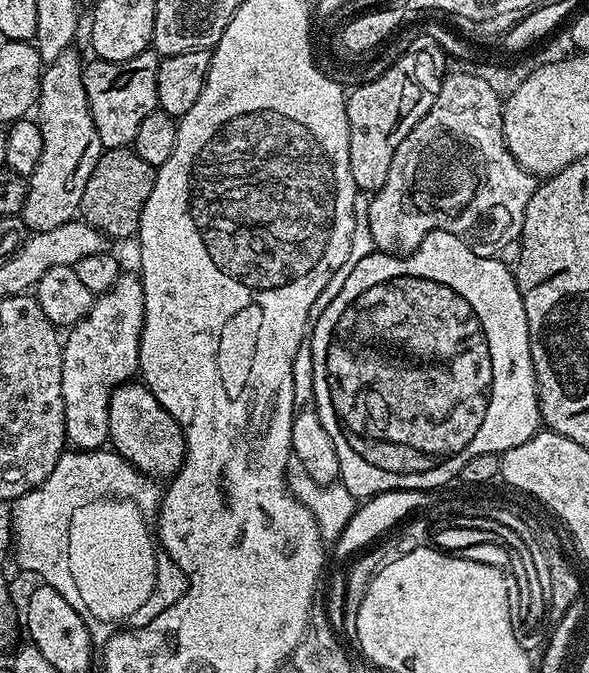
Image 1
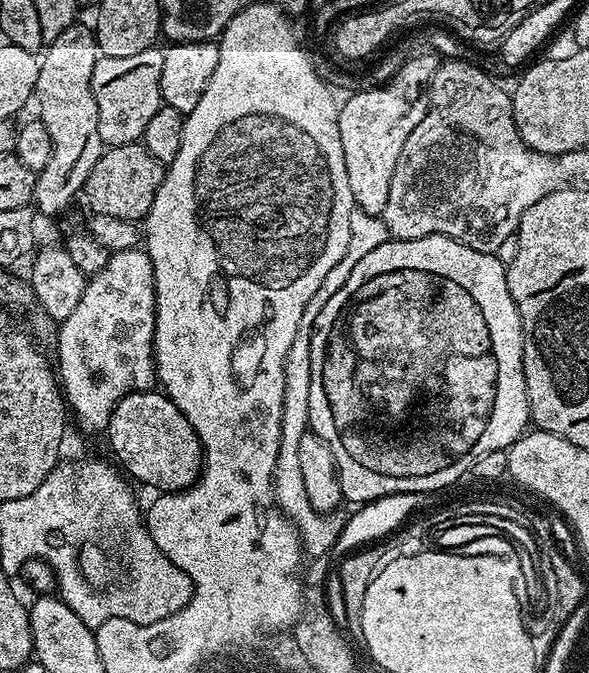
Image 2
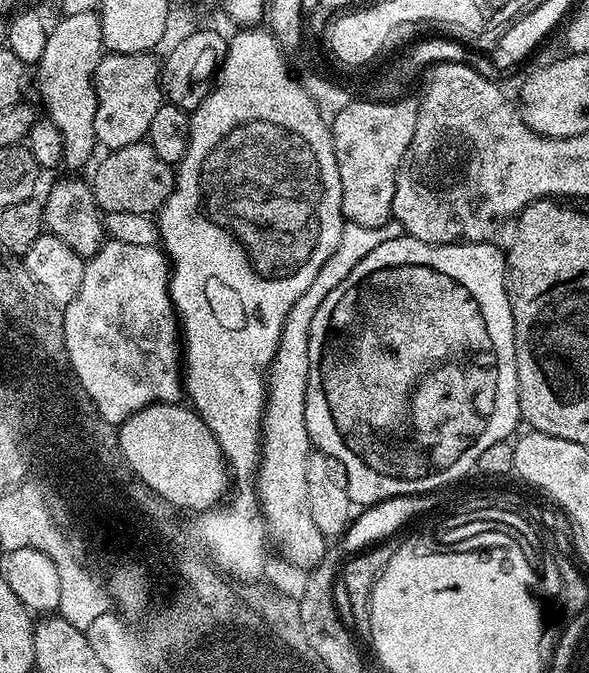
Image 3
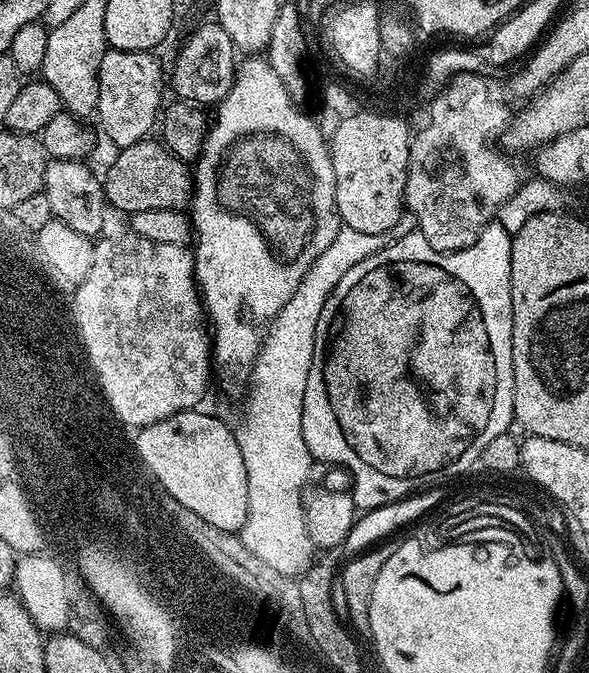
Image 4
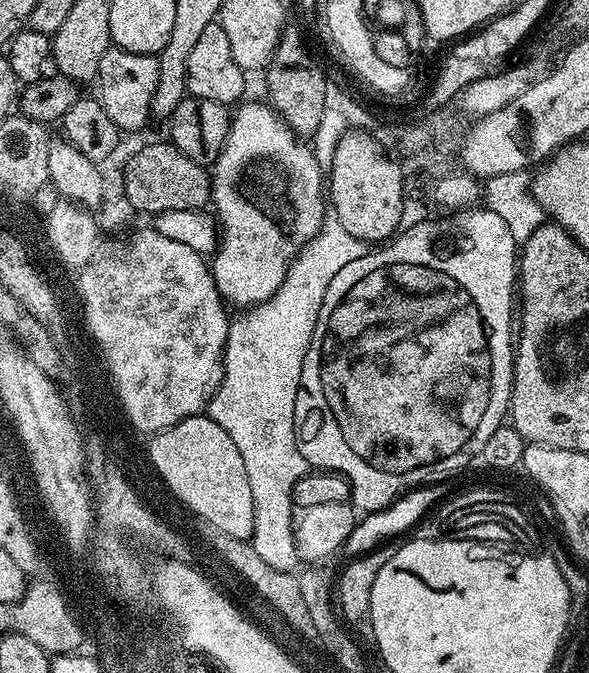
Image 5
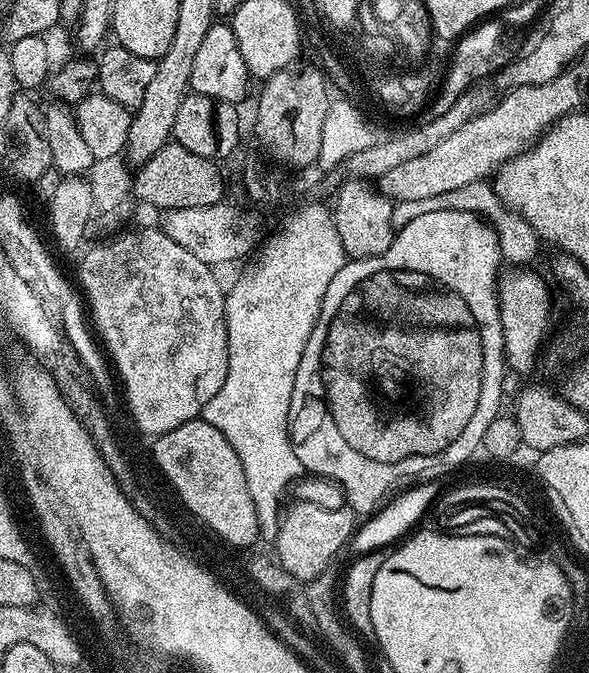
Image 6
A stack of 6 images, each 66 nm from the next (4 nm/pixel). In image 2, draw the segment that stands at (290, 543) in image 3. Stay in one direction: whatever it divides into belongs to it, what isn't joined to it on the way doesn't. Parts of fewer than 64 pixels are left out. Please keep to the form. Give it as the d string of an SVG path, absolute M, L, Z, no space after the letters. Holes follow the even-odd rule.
M356 210L352 214L352 229L350 230L350 246L346 246L346 254L342 254L342 262L332 267L330 274L318 286L314 298L306 306L302 314L302 322L294 334L294 342L290 346L288 356L284 359L284 409L282 410L282 434L280 435L280 453L276 463L274 487L276 489L276 503L280 505L284 515L295 524L300 531L300 538L305 553L309 557L328 556L333 551L340 531L344 528L345 517L340 514L325 514L316 512L310 506L310 498L306 498L306 482L302 482L302 466L298 462L298 444L308 431L308 415L310 414L310 342L312 341L312 327L326 302L342 290L346 278L350 278L350 270L370 254L378 246L389 240L388 228L380 216L370 216Z

